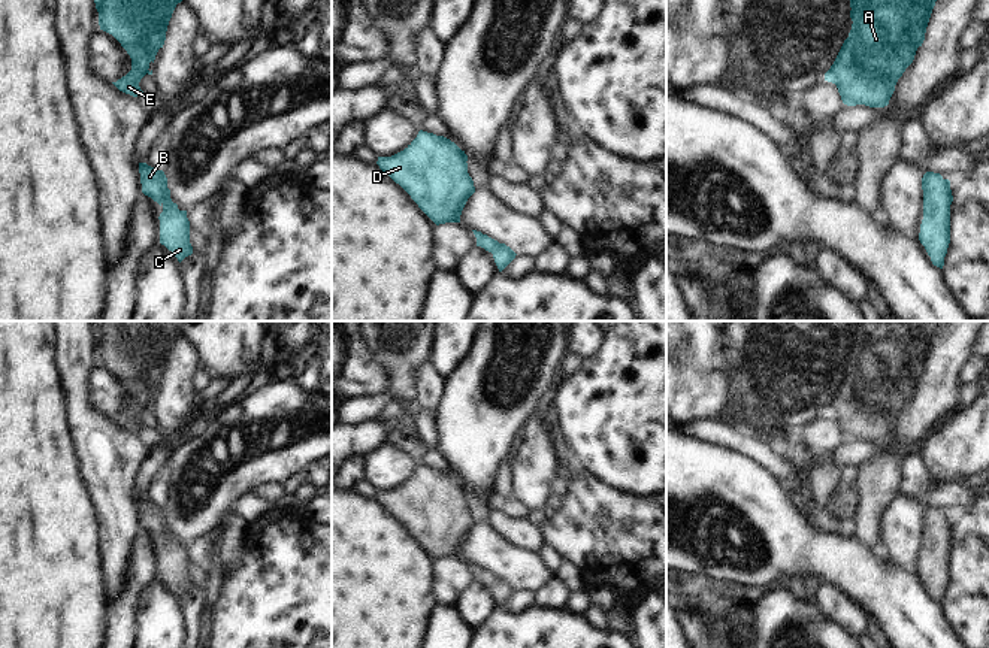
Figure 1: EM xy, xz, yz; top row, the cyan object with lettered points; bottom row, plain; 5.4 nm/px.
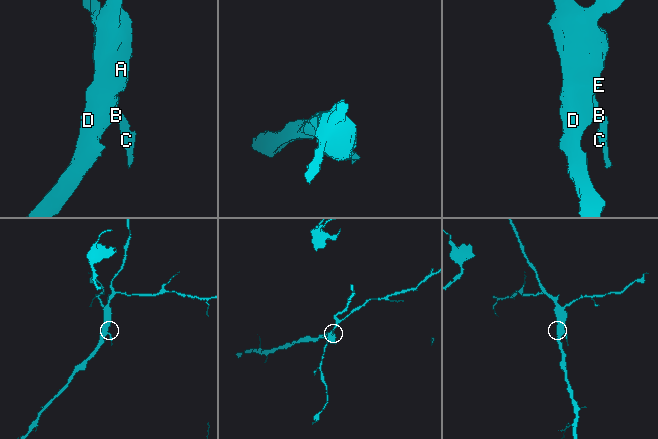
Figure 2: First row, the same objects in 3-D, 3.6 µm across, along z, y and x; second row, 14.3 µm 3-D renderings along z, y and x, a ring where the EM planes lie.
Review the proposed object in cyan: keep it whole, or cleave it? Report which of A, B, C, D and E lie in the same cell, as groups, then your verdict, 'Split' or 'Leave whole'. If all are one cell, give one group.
Groups: A B C D E. Leave whole

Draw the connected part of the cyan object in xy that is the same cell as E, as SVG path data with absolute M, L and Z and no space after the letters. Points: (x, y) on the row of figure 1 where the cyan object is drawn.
M94 0L100 30L112 34L131 58L131 70L112 82L120 91L137 97L140 79L149 72L166 40L172 13L182 0Z

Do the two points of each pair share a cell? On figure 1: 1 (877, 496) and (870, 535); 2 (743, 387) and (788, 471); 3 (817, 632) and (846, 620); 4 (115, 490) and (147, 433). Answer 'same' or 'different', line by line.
1: same
2: different
3: different
4: different

